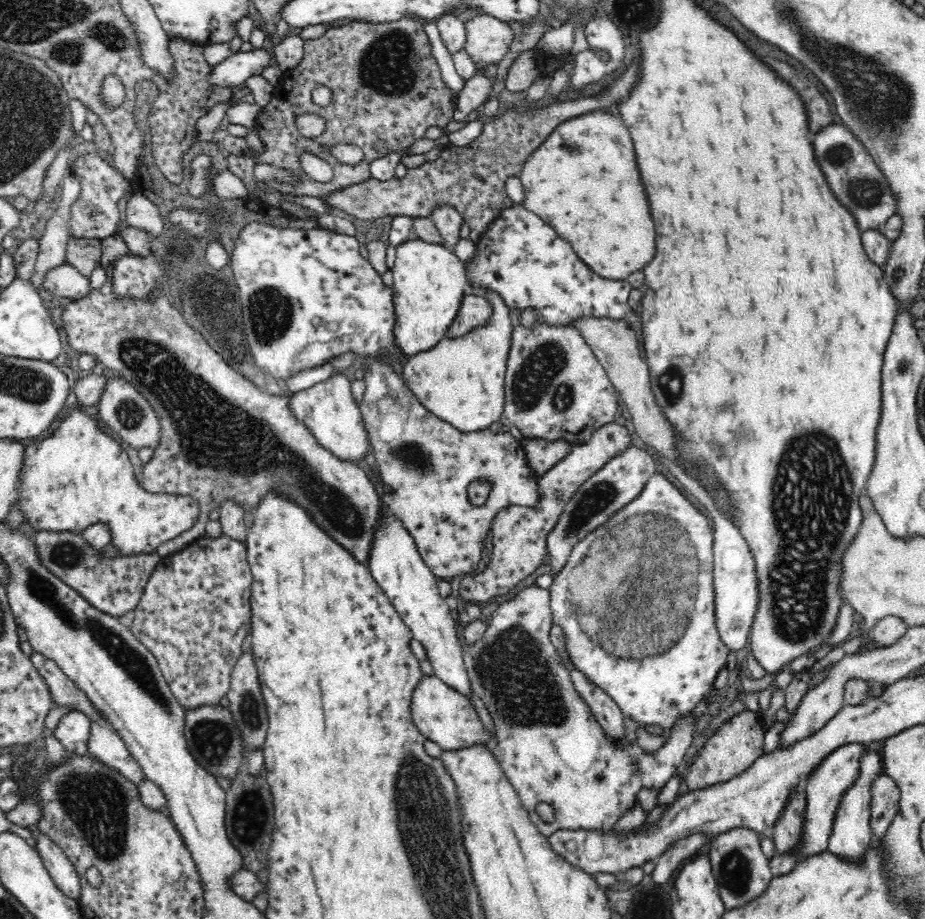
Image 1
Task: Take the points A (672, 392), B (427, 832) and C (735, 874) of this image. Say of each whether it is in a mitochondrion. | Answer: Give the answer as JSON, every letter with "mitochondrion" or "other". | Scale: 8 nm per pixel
{"A":"mitochondrion","B":"mitochondrion","C":"mitochondrion"}

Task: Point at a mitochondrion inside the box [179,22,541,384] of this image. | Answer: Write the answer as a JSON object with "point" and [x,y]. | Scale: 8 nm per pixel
{"point":[389,66]}

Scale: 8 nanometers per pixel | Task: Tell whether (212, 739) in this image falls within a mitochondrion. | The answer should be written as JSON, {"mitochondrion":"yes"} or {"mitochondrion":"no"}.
{"mitochondrion":"yes"}

